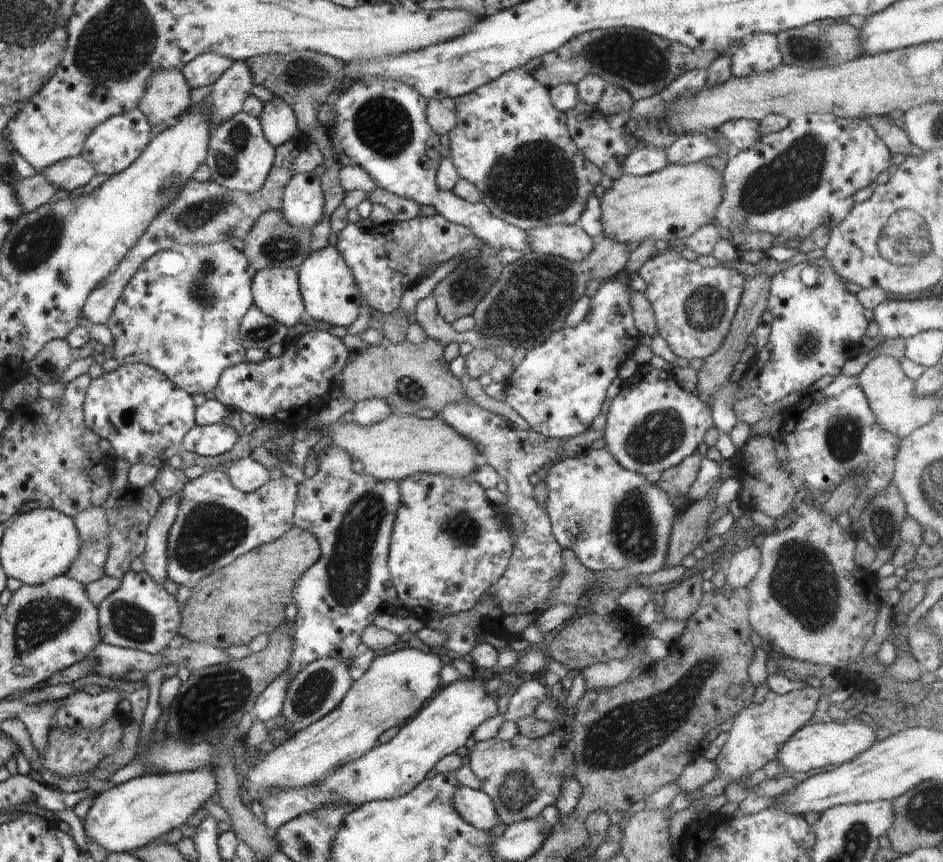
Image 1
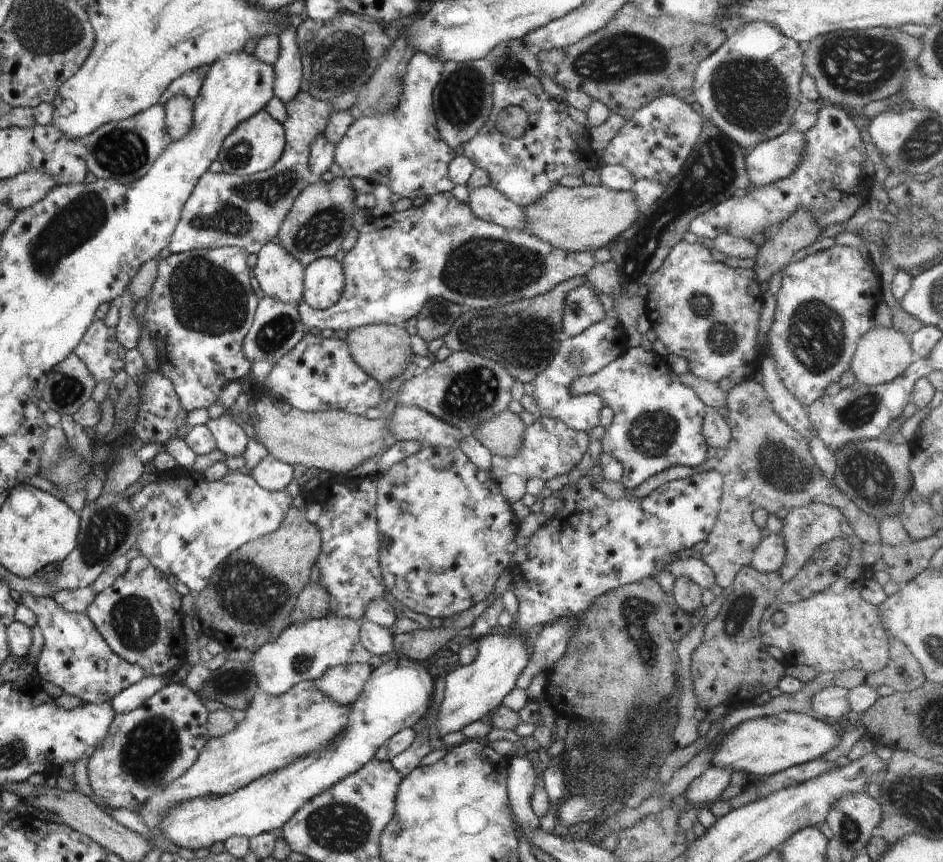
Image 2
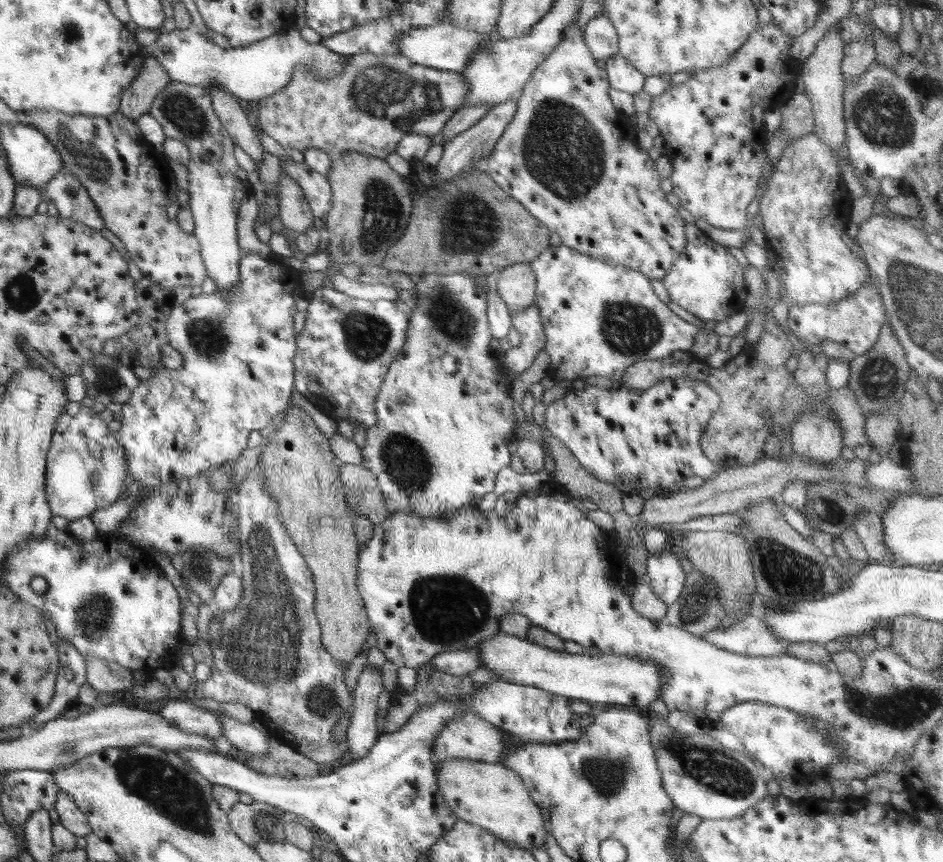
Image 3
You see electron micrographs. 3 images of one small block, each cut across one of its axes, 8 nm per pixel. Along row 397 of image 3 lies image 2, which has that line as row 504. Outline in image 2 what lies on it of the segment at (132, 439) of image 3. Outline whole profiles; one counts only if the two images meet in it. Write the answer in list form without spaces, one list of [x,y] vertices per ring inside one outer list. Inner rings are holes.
[[[229,470],[224,478],[217,481],[204,478],[195,481],[192,477],[184,476],[150,482],[129,499],[140,526],[136,544],[140,554],[149,559],[162,574],[167,577],[172,574],[178,578],[178,582],[188,586],[188,590],[200,592],[216,567],[225,558],[229,558],[234,550],[278,530],[293,498],[287,490],[266,490],[258,486],[250,474]]]

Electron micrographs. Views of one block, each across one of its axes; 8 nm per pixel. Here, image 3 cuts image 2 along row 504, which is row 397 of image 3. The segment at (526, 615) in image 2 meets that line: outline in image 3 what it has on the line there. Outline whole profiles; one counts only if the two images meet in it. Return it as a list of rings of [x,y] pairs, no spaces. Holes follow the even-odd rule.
[[[681,375],[680,377],[674,377],[666,379],[654,386],[643,391],[632,391],[624,386],[616,384],[612,389],[604,389],[594,385],[587,385],[582,389],[571,389],[566,394],[557,399],[556,401],[546,405],[546,425],[545,428],[560,440],[568,450],[574,455],[574,458],[586,469],[586,472],[590,476],[597,478],[598,480],[613,484],[621,493],[625,495],[640,495],[644,490],[648,488],[654,488],[657,496],[670,496],[678,492],[686,490],[684,486],[684,480],[690,478],[690,476],[701,476],[704,479],[710,479],[718,470],[721,470],[718,464],[715,464],[711,460],[706,458],[703,453],[702,447],[700,447],[700,437],[704,435],[704,430],[712,418],[712,415],[718,410],[720,406],[720,395],[708,384],[702,381],[698,381],[693,377]]]

